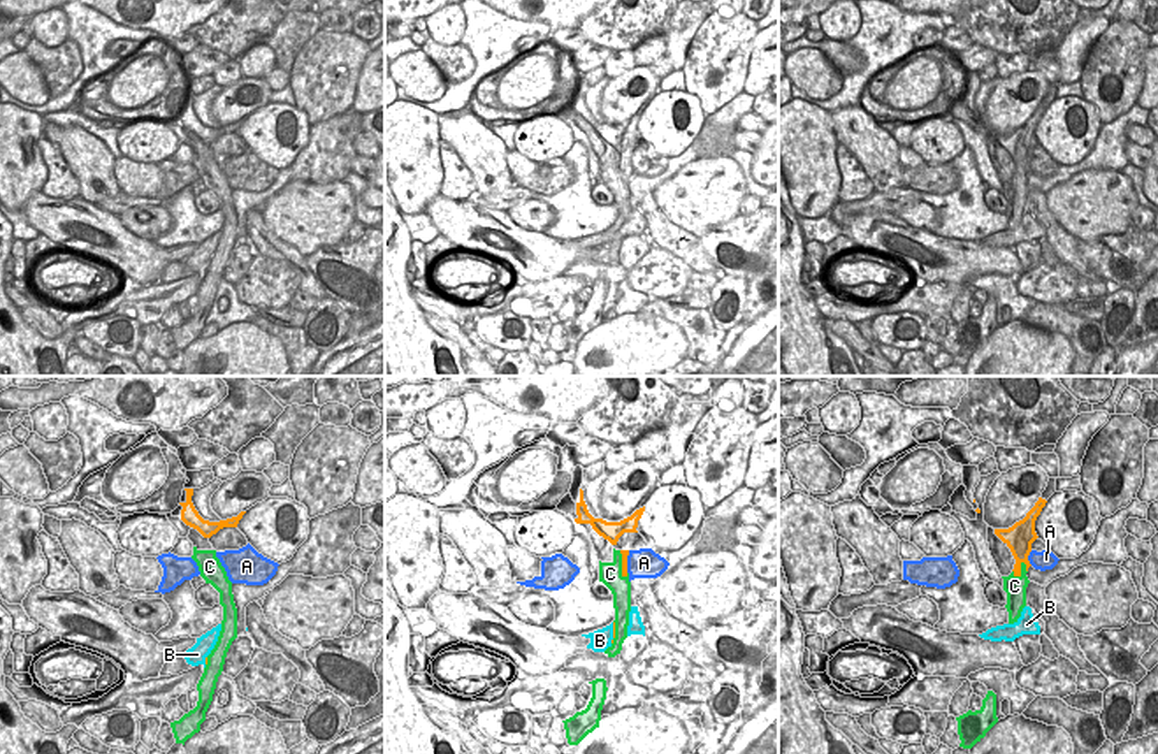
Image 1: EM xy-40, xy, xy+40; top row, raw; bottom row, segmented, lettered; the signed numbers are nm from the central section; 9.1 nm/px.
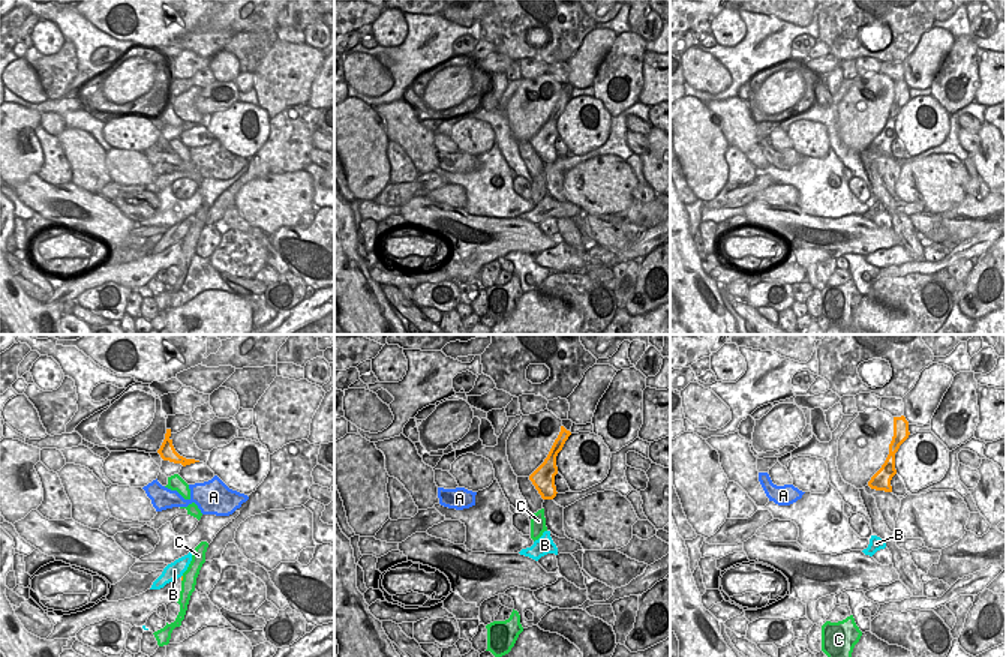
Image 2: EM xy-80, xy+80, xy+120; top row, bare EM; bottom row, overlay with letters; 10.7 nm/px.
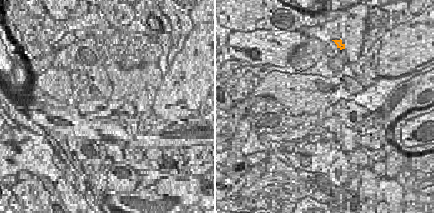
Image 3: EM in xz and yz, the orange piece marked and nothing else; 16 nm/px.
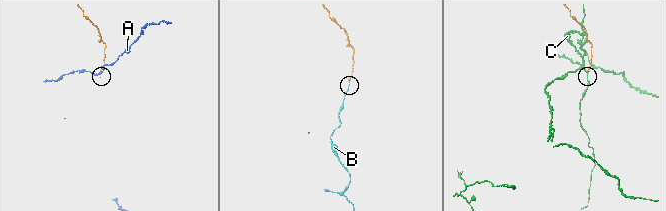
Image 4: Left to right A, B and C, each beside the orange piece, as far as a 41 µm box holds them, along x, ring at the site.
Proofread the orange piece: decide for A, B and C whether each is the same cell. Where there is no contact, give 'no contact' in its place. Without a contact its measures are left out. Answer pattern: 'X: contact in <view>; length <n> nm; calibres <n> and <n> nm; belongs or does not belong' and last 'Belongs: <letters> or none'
A: contact in xy+40; length 140 nm; calibres 240 and 180 nm; does not belong
B: contact in xy; length 190 nm; calibres 30 and 190 nm; belongs
C: contact in xy+40; length 180 nm; calibres 200 and 190 nm; does not belong
Belongs: B

